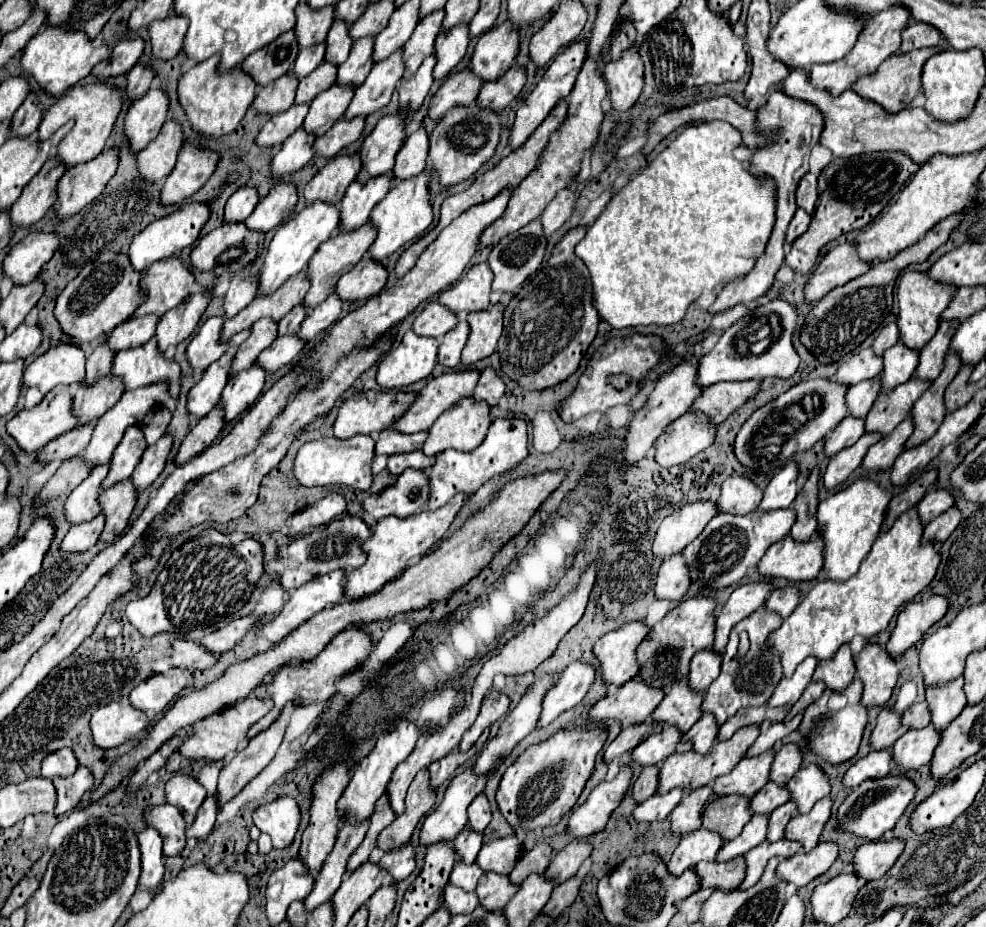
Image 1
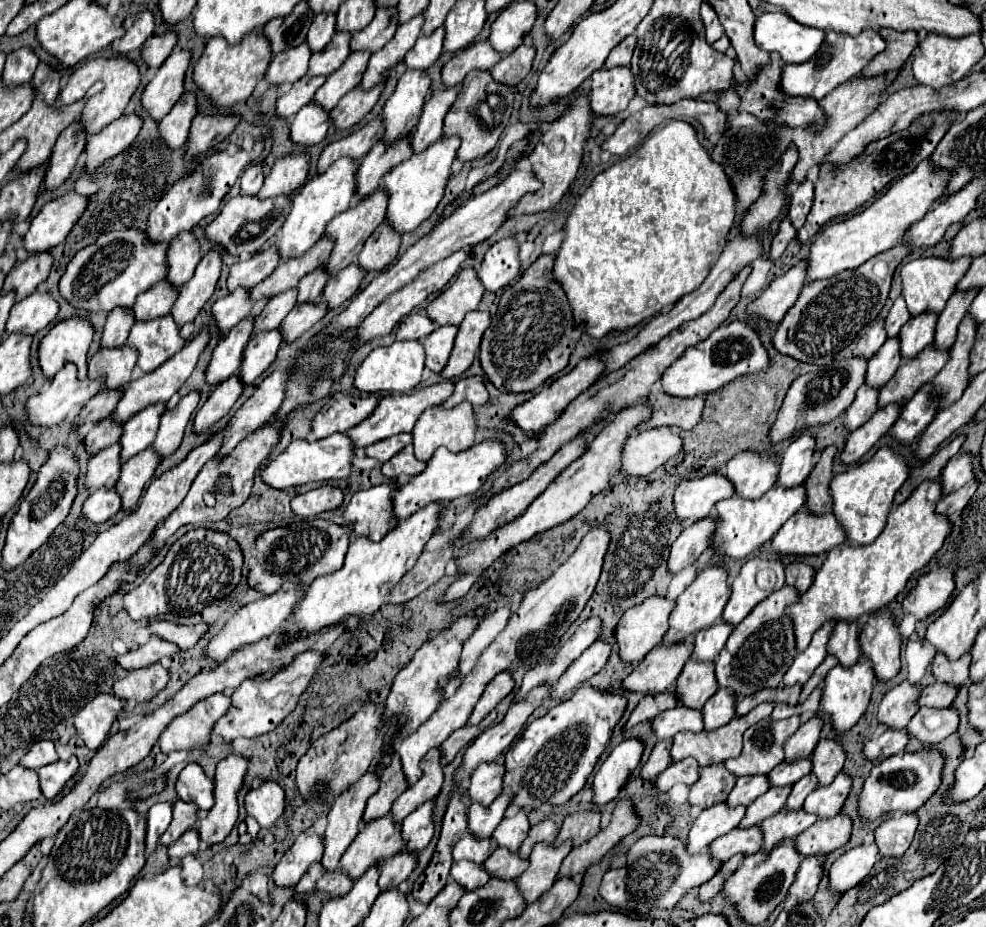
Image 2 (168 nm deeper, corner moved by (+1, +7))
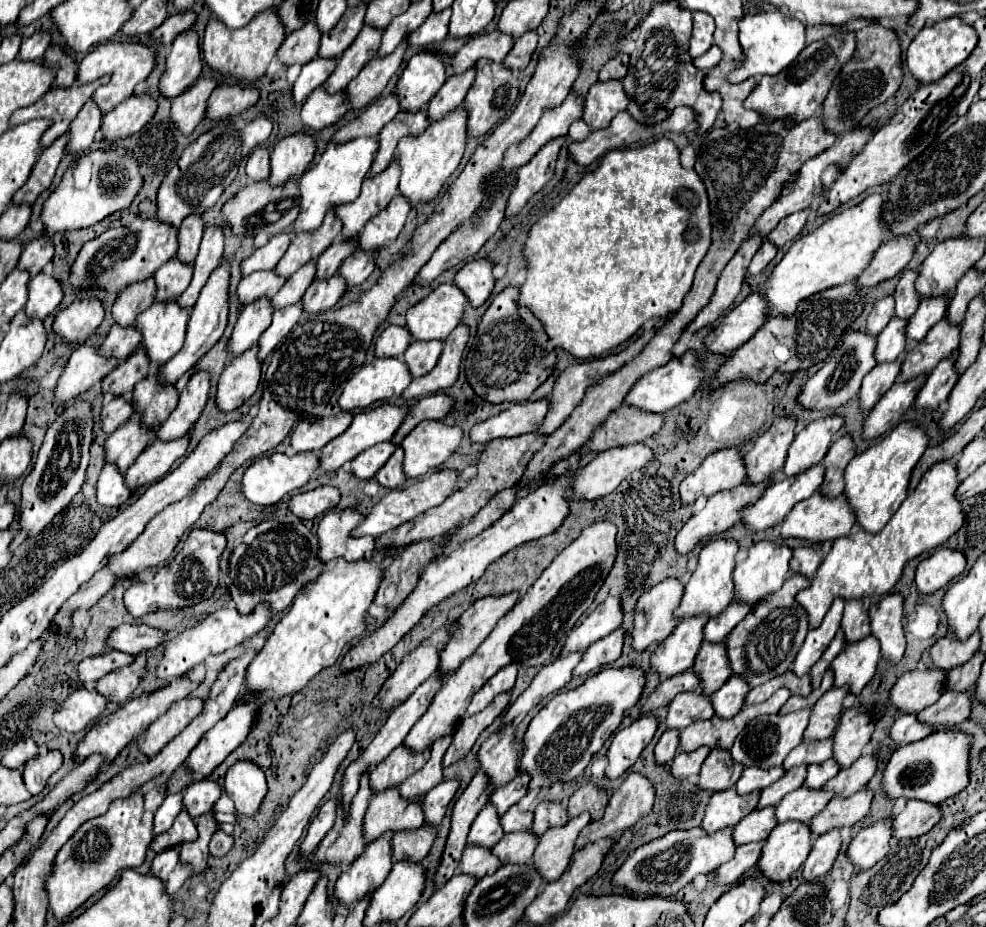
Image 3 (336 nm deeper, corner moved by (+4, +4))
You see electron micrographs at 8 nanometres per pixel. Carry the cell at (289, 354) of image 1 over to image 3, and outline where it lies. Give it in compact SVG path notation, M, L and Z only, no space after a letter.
M334 274L328 280L316 280L310 284L310 288L304 292L304 296L300 300L302 310L308 314L318 314L322 310L330 310L340 300L344 290L346 290L346 282L338 274Z

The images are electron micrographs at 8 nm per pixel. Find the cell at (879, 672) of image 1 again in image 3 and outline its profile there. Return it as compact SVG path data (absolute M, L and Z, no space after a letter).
M888 594L870 606L872 636L880 642L880 656L892 664L900 662L906 640L902 632L902 604L904 596Z

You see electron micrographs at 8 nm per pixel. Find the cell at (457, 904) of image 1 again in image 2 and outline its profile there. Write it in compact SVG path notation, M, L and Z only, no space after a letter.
M457 861L457 863L453 863L451 877L459 885L463 885L467 891L477 889L477 887L483 887L491 879L491 875L485 871L485 867L483 865L477 865L473 861Z

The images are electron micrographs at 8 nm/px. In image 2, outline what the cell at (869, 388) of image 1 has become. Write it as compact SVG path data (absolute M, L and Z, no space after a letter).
M889 337L883 343L883 347L875 353L875 357L869 359L865 383L867 385L875 385L877 389L881 389L895 375L899 365L901 365L899 337Z

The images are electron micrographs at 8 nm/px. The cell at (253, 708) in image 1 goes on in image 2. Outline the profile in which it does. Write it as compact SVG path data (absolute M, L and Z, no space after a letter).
M215 693L199 703L195 703L187 713L175 717L159 737L159 747L163 753L191 749L203 741L209 743L211 729L223 713L227 713L231 699L223 693Z

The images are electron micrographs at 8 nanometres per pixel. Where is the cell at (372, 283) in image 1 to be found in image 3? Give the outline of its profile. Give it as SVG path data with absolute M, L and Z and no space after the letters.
M396 194L392 202L384 208L384 212L374 216L360 232L360 238L358 238L360 250L378 252L388 242L394 242L400 230L404 228L408 212L410 212L410 204L400 194Z

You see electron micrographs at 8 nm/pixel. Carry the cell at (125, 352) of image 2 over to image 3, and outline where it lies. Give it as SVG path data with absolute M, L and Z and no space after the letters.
M114 324L104 344L98 348L98 352L104 358L124 362L126 356L130 356L138 346L140 346L140 332L136 332L134 328L120 328L118 324Z

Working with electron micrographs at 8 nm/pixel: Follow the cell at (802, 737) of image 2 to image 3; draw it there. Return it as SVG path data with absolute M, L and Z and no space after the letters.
M830 688L814 706L810 714L810 722L804 730L804 740L826 740L832 736L838 716L844 708L844 698L848 694L848 688Z

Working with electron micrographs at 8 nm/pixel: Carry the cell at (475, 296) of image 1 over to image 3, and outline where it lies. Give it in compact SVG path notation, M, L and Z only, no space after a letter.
M442 284L406 312L406 326L416 340L446 340L446 336L462 322L466 304L468 298L456 288L456 284Z

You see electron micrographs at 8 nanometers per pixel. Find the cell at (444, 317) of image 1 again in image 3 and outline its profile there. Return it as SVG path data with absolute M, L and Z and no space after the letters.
M388 326L376 340L376 356L394 356L400 358L408 344L412 342L412 336L408 336L408 328L404 326Z

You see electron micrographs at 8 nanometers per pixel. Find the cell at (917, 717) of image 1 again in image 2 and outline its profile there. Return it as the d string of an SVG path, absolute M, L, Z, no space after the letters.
M935 681L935 683L927 685L927 687L923 687L923 691L919 695L919 705L921 707L925 705L925 707L943 709L943 707L949 707L953 703L953 699L957 697L957 693L959 693L959 687Z

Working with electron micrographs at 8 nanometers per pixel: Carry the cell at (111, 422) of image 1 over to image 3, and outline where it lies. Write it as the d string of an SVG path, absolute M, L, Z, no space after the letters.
M220 264L212 272L212 276L208 278L206 286L202 288L202 292L200 292L200 296L198 296L198 300L192 308L192 314L190 314L190 320L188 320L186 342L184 342L182 350L172 360L168 360L164 366L160 366L160 370L158 370L158 382L160 384L164 384L164 386L176 384L224 334L226 322L228 322L228 282L230 282L228 278L230 278L230 272L228 272L226 264Z

